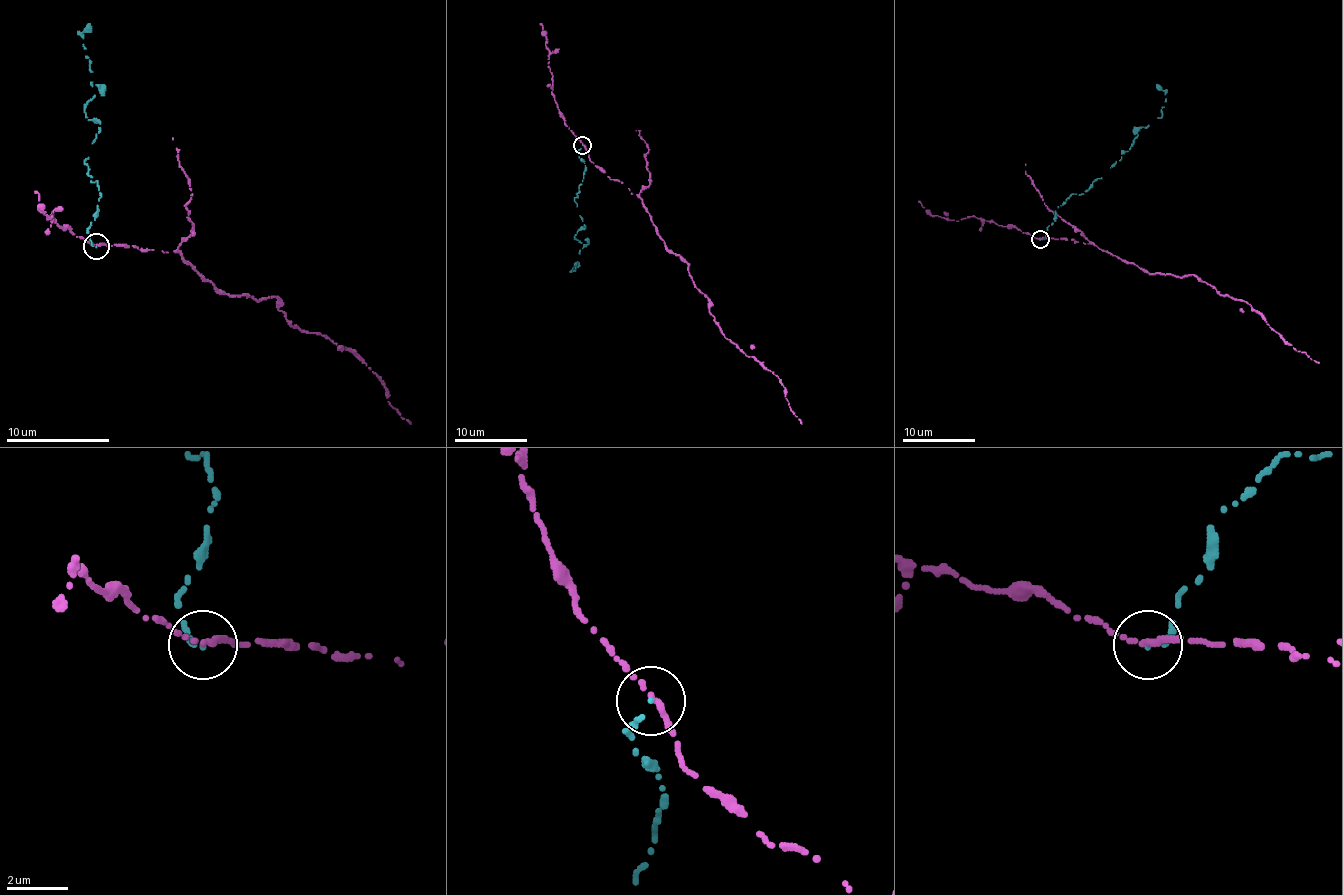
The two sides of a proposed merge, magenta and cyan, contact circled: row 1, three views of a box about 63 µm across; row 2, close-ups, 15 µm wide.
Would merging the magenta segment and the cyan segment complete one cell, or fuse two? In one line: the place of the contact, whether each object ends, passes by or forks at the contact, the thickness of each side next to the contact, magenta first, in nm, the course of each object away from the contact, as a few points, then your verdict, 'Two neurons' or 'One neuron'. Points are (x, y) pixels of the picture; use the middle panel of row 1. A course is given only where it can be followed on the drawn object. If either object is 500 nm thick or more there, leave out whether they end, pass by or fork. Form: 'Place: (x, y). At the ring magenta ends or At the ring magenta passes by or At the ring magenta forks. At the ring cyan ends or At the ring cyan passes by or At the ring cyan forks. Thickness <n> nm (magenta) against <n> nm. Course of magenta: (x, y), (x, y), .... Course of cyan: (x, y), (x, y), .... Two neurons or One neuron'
Place: (582, 145). At the ring magenta passes by. At the ring cyan ends. Thickness 180 nm (magenta) against 140 nm. Course of magenta: (584, 145), (594, 165), (638, 196), (669, 250), (687, 263), (721, 333), (779, 379), (801, 424). Course of cyan: (582, 145), (576, 152), (585, 169), (575, 201), (584, 227), (575, 238), (584, 245), (573, 270), (578, 261). Two neurons

